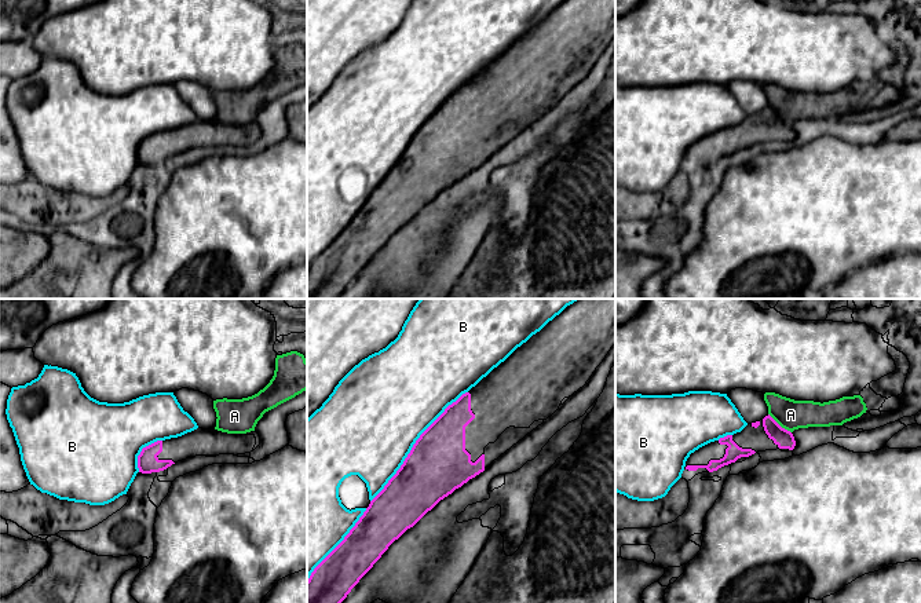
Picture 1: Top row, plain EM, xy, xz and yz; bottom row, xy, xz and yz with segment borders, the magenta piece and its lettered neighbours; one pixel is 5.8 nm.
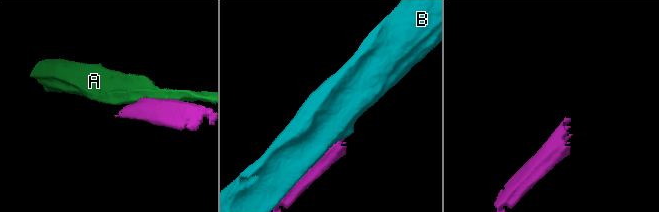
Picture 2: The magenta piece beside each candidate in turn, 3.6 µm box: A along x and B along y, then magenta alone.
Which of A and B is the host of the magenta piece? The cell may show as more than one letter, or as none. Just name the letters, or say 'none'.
none

